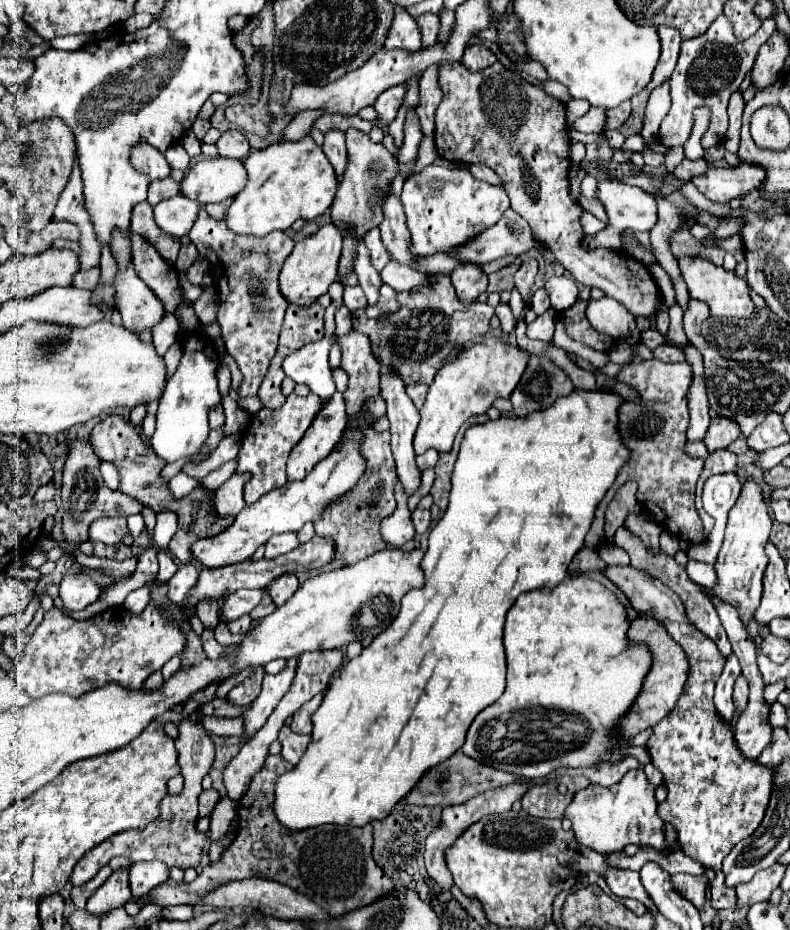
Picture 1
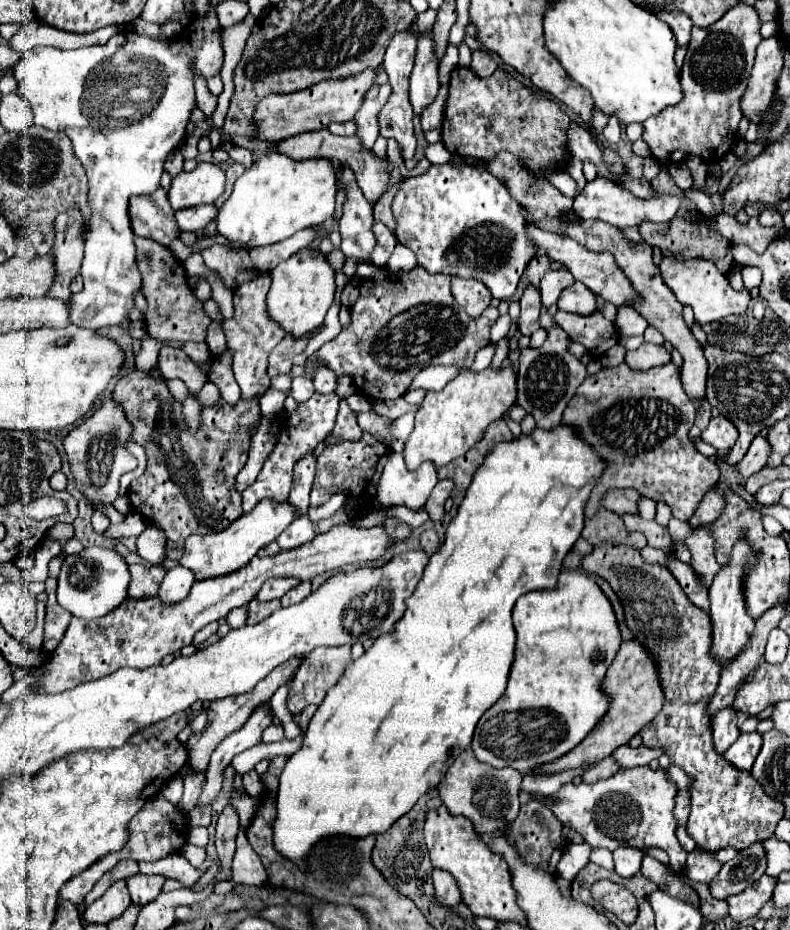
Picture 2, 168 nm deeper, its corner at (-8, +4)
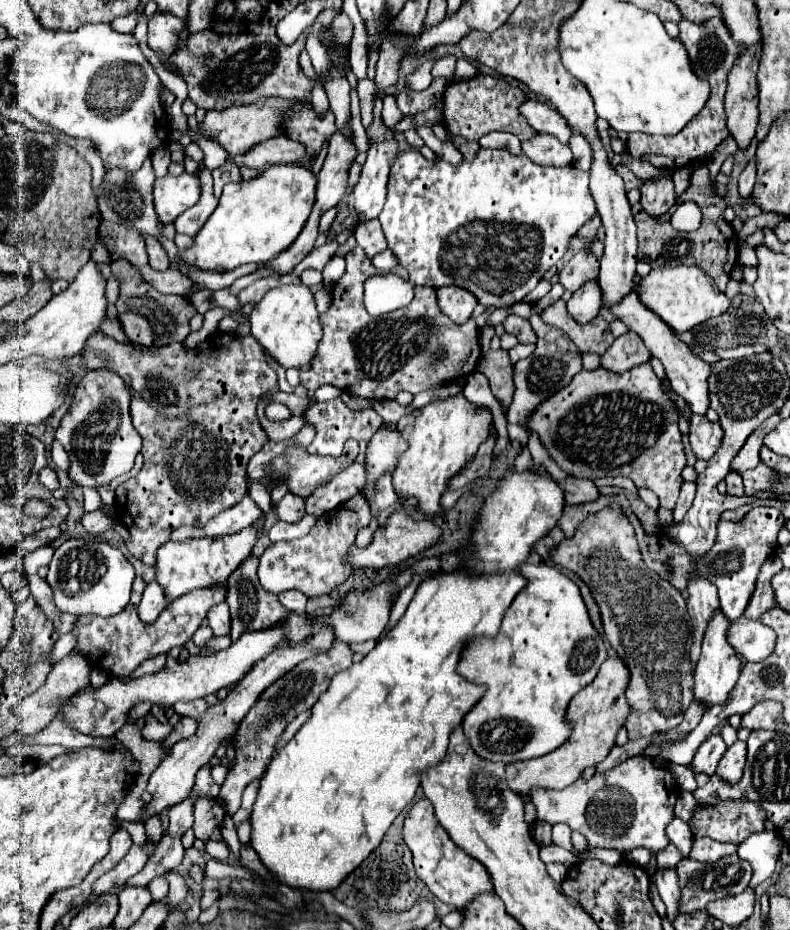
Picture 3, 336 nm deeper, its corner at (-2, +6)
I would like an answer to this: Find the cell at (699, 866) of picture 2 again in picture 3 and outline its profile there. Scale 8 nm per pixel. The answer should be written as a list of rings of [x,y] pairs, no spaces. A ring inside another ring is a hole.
[[[695,839],[693,849],[689,853],[689,859],[701,861],[701,863],[715,863],[725,855],[731,855],[737,851],[737,845],[729,845],[729,843],[721,843],[721,841],[713,841],[713,839]]]

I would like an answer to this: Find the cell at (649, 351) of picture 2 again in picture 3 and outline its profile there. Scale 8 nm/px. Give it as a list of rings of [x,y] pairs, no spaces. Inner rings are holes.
[[[627,331],[625,335],[617,337],[613,345],[603,353],[603,367],[613,373],[625,373],[641,363],[647,363],[649,359],[651,353],[641,337],[633,331]]]

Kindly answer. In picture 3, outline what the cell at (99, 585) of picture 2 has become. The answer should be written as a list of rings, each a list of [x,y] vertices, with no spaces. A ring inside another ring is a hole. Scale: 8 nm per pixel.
[[[67,539],[63,541],[49,563],[47,583],[53,589],[53,599],[59,611],[71,615],[99,615],[111,617],[121,613],[131,597],[131,583],[135,569],[129,559],[107,541],[95,539]]]

